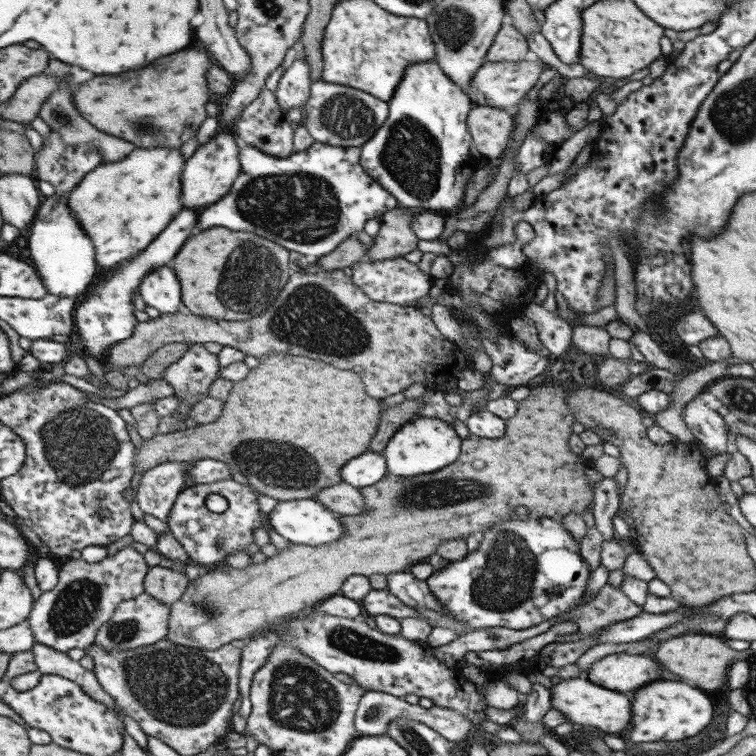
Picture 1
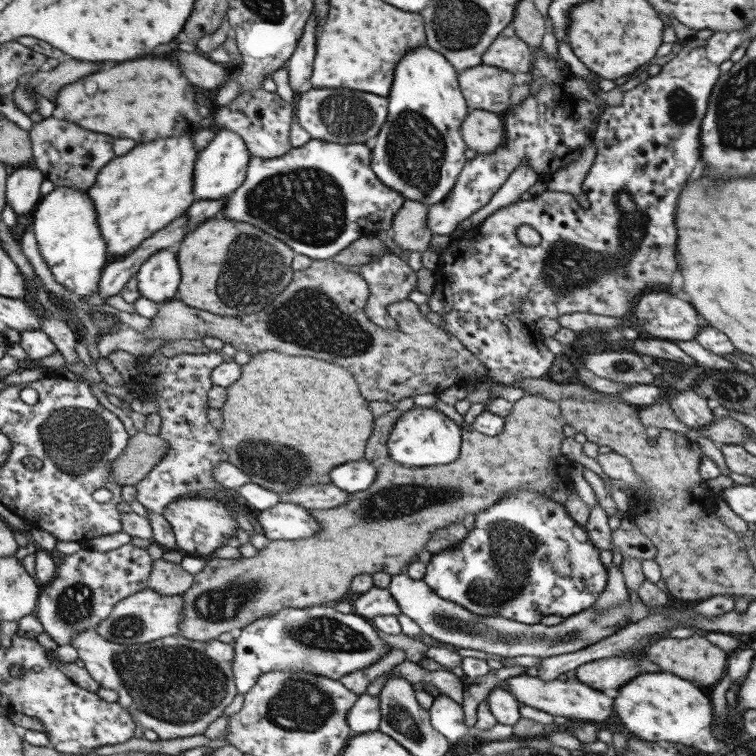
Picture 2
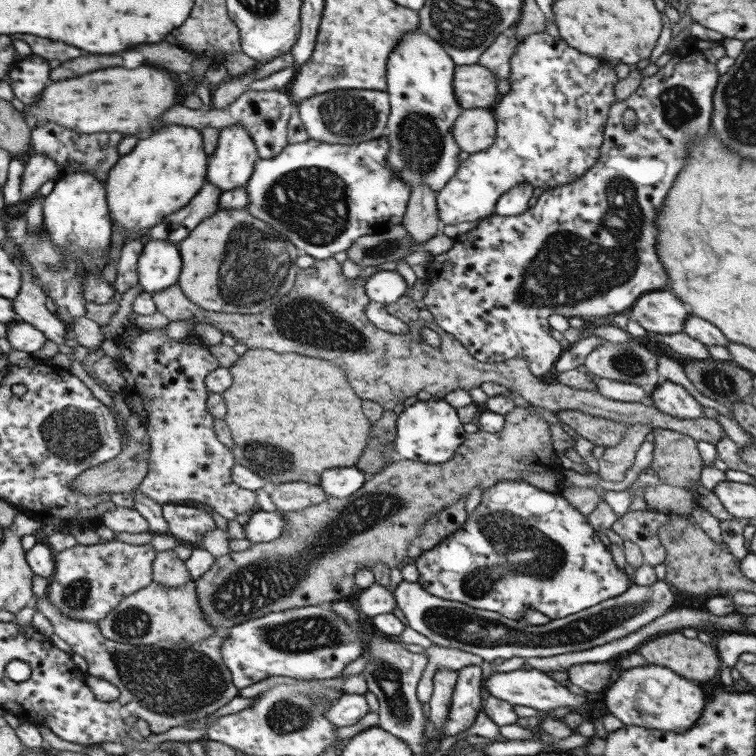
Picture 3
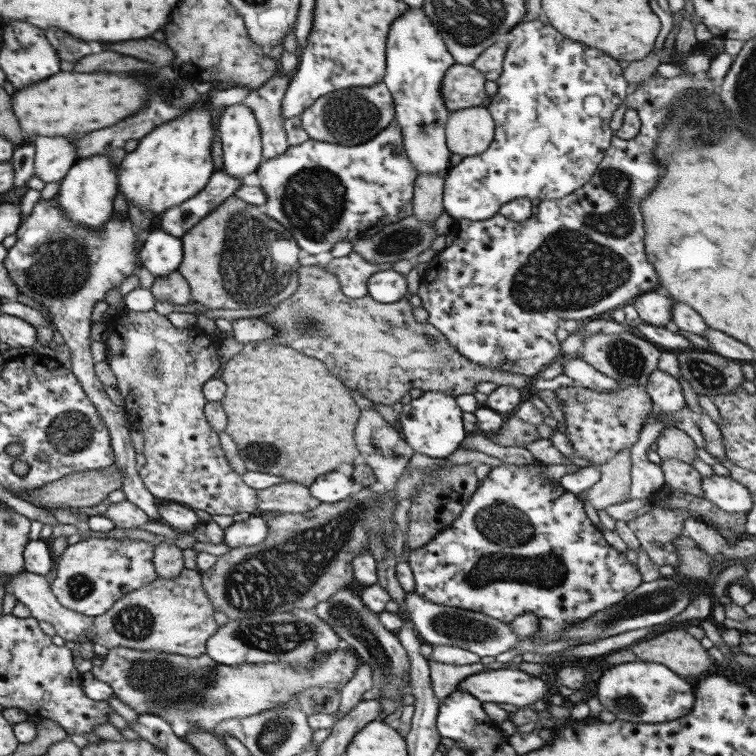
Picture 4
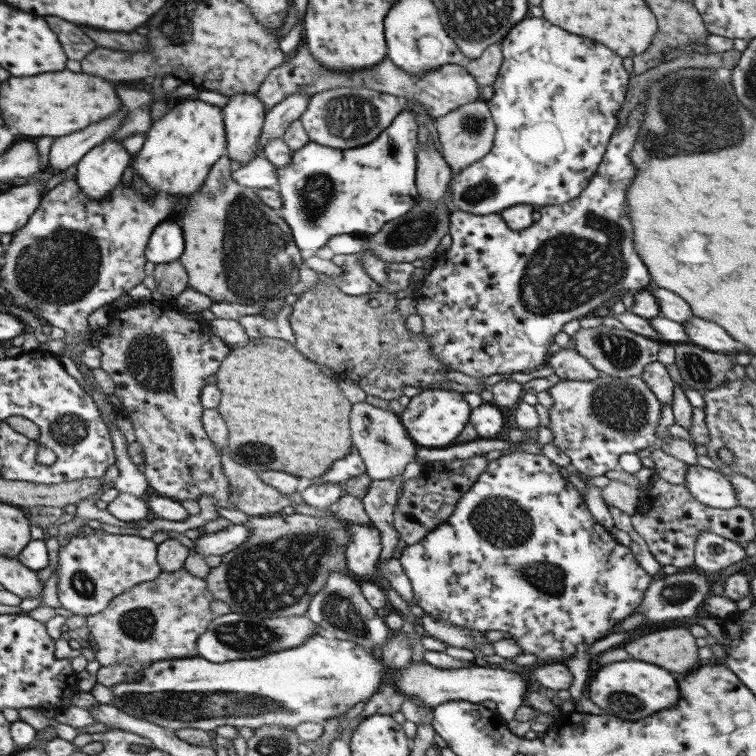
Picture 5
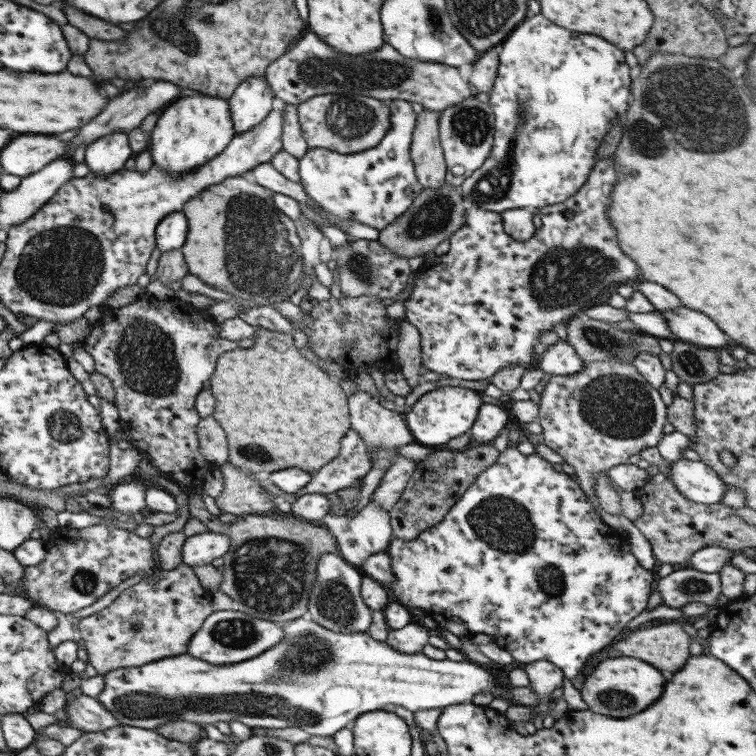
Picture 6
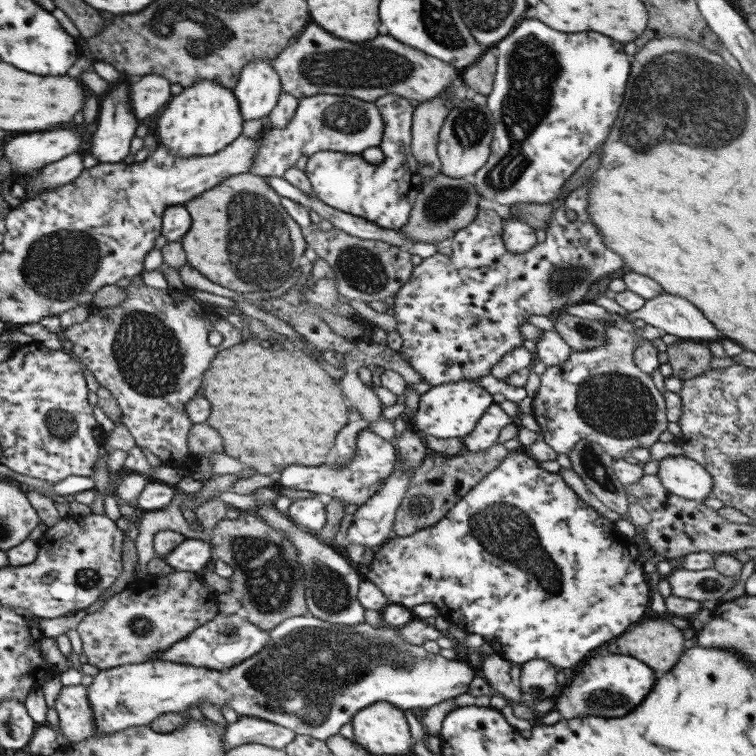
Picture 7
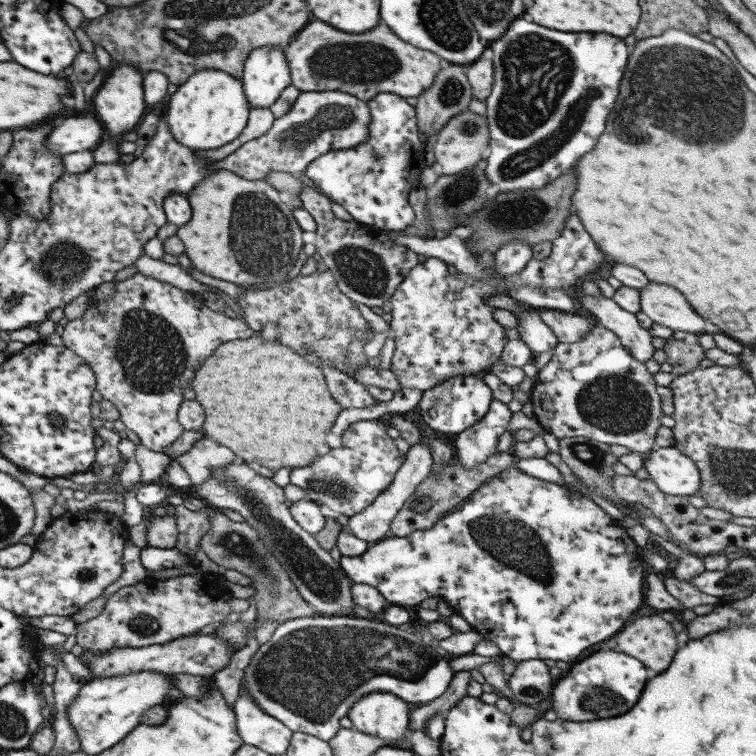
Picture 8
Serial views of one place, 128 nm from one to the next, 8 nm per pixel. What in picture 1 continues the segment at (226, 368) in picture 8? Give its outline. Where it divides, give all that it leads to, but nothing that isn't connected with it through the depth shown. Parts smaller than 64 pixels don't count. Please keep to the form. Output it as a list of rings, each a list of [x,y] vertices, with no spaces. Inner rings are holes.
[[[271,352],[267,356],[260,358],[258,365],[249,369],[247,376],[244,376],[241,380],[232,382],[229,394],[226,396],[221,414],[217,420],[210,422],[207,426],[197,426],[181,431],[173,430],[173,432],[169,433],[155,432],[151,438],[143,439],[139,450],[135,451],[135,462],[133,462],[133,467],[135,467],[134,472],[143,474],[163,462],[189,462],[189,460],[195,462],[207,458],[223,462],[229,470],[233,470],[233,472],[237,472],[237,474],[243,476],[248,486],[255,490],[256,493],[265,494],[265,496],[269,496],[269,498],[273,498],[275,501],[312,499],[315,498],[315,494],[317,494],[319,490],[342,482],[341,475],[339,475],[341,466],[343,466],[347,460],[351,460],[351,458],[355,458],[357,454],[361,454],[361,452],[367,450],[369,441],[375,434],[375,426],[377,426],[377,418],[379,418],[380,410],[379,400],[373,400],[373,398],[369,398],[369,396],[365,394],[363,384],[361,384],[359,376],[357,376],[355,372],[341,370],[341,368],[333,368],[330,364],[325,364],[325,362],[320,360]]]

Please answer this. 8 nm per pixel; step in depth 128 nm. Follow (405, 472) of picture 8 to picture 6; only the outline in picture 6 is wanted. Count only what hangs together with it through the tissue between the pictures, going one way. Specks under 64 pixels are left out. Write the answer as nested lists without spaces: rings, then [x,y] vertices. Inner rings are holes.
[[[369,501],[353,518],[345,518],[341,513],[336,515],[329,511],[321,519],[320,524],[327,528],[327,531],[336,540],[338,554],[343,557],[343,560],[357,568],[360,568],[364,558],[373,553],[384,552],[389,548],[391,542],[389,541],[392,535],[389,514],[373,501]]]

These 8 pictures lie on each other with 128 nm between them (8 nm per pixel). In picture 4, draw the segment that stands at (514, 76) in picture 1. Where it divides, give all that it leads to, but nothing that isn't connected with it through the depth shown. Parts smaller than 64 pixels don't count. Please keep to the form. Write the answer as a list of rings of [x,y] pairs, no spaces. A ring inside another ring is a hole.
[[[453,63],[443,73],[440,95],[449,113],[484,106],[489,98],[483,90],[483,74],[471,65]]]

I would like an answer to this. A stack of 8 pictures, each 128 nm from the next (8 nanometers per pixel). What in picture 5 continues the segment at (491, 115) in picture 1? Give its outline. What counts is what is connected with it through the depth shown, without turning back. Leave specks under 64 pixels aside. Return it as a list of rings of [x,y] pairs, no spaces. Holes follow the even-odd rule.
[[[483,100],[463,104],[452,112],[435,118],[433,123],[439,146],[441,146],[442,157],[452,173],[466,170],[470,164],[483,158],[490,151],[495,127]]]

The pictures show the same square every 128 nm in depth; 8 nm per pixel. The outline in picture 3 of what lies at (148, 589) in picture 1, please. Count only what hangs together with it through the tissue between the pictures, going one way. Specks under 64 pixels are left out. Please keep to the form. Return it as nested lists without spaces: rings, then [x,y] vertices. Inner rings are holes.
[[[173,549],[156,552],[152,560],[152,581],[165,588],[179,588],[191,582],[190,574]]]

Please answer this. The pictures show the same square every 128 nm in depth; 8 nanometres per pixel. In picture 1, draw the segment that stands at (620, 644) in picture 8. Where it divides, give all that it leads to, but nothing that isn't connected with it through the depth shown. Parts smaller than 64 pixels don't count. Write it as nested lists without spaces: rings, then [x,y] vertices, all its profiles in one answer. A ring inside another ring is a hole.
[[[687,633],[685,636],[673,637],[665,642],[661,641],[657,650],[653,652],[653,658],[659,662],[659,666],[673,672],[675,676],[693,682],[693,686],[699,686],[700,690],[721,692],[723,692],[723,684],[726,682],[730,664],[742,656],[741,652],[727,647],[720,636],[701,636],[701,633]]]

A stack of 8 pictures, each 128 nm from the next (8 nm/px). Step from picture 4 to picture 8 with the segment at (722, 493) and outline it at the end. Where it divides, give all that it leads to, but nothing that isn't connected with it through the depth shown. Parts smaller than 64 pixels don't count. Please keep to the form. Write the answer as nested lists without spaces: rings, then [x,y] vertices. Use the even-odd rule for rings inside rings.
[[[654,447],[647,453],[647,461],[642,464],[642,467],[647,471],[653,485],[665,495],[689,497],[693,496],[697,492],[697,488],[701,486],[701,477],[699,477],[695,464],[672,447]]]

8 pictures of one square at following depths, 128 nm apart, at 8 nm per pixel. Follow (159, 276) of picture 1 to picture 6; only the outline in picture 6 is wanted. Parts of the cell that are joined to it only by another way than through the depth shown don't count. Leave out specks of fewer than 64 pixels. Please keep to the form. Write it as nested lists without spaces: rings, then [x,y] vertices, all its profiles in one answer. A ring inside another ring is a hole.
[[[182,211],[170,212],[155,227],[155,248],[159,253],[180,250],[187,232],[187,221]]]

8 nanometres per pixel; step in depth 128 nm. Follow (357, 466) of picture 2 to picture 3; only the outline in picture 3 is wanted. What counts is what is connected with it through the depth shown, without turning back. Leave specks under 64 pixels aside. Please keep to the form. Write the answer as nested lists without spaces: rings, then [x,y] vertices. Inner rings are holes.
[[[355,466],[328,469],[320,475],[318,486],[327,497],[343,499],[356,493],[368,478]]]

